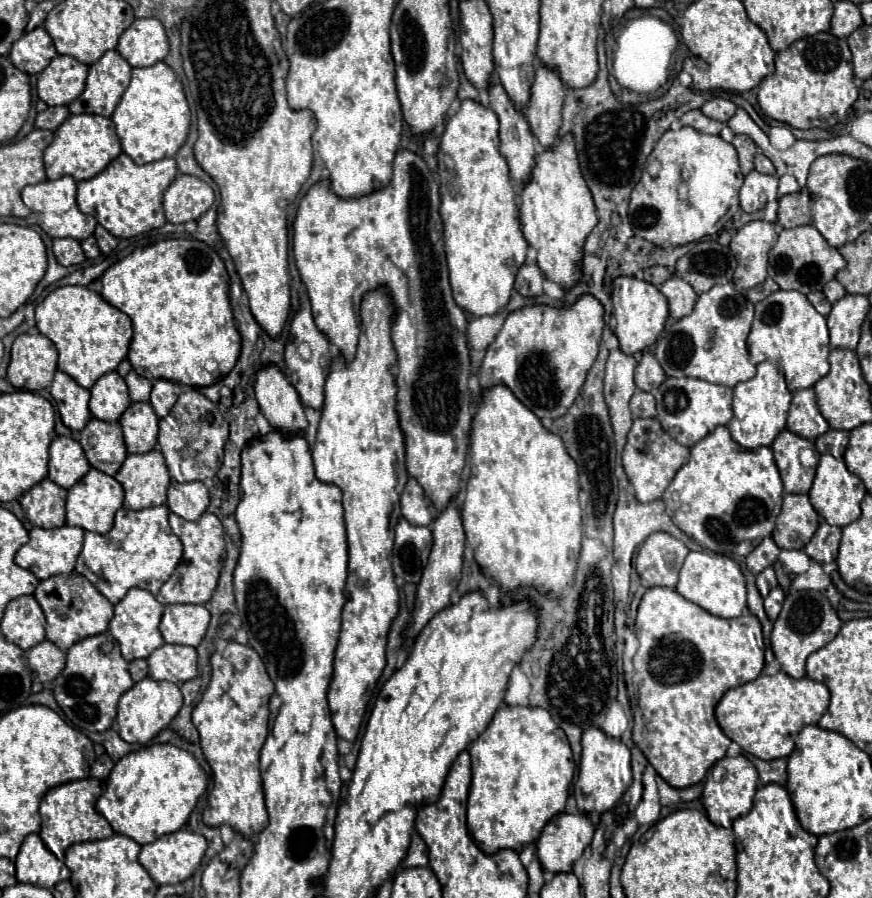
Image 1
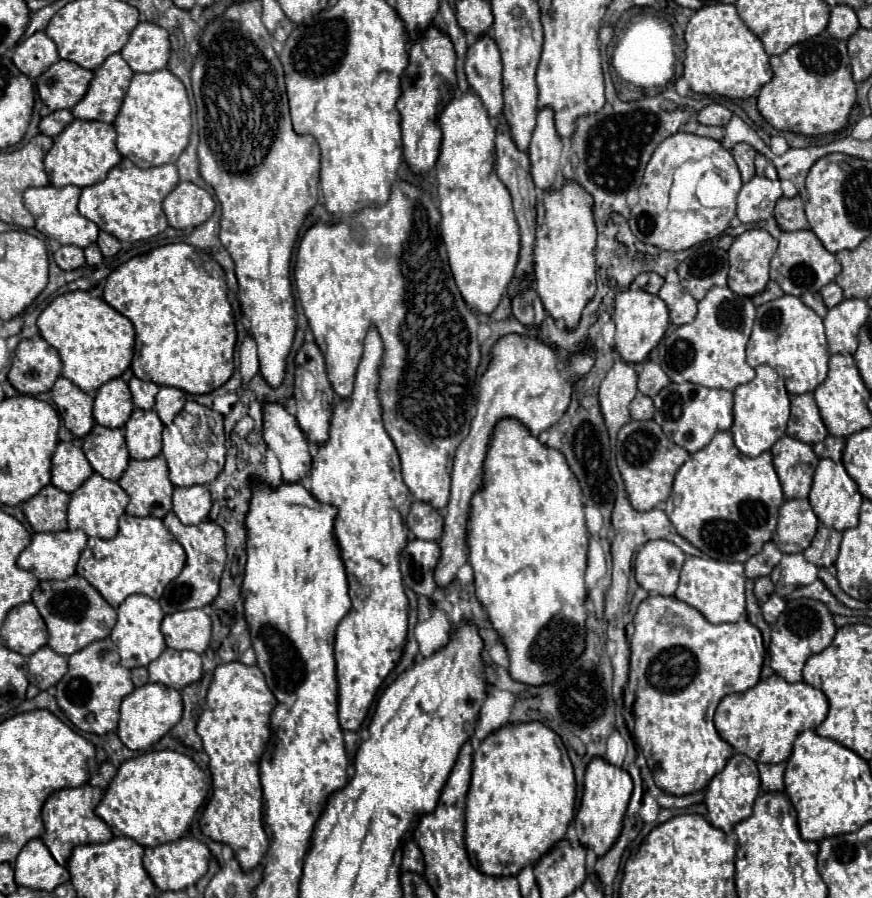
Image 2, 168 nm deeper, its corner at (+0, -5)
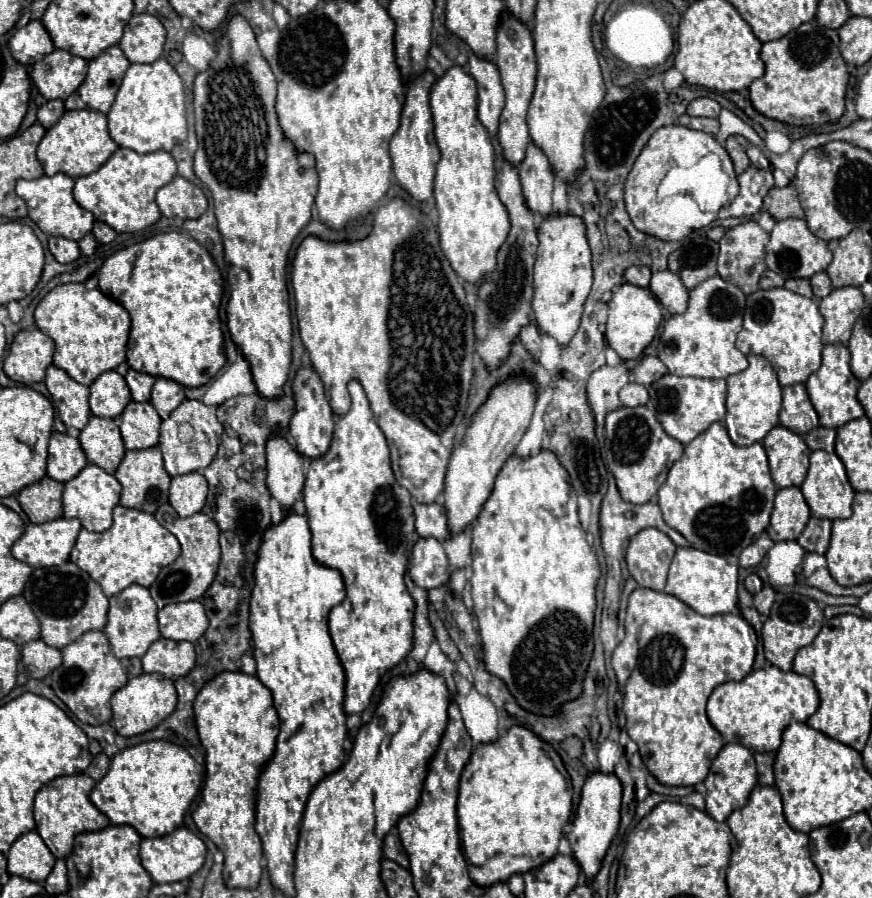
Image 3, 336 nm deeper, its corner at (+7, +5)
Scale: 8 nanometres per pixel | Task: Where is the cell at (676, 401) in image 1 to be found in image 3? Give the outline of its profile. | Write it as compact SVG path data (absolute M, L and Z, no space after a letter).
M664 374L660 380L648 386L650 408L658 422L664 426L666 434L680 440L682 444L692 442L700 432L704 432L712 422L720 422L726 416L726 380L706 380L706 378L680 378L674 374Z

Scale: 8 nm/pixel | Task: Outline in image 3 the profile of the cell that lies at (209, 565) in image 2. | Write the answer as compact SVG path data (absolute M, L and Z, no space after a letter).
M162 504L156 510L156 520L178 538L178 542L182 544L182 554L170 566L162 568L160 576L150 586L150 594L152 594L154 602L158 604L158 608L162 608L172 602L186 602L186 600L200 598L212 584L218 562L220 562L220 544L218 544L220 530L218 530L216 522L202 512L188 516L188 518L180 518L170 504Z

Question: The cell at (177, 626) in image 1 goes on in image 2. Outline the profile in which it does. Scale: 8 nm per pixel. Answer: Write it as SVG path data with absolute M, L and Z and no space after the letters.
M203 610L173 612L163 618L161 632L165 636L165 650L193 650L202 656L211 640L211 618Z

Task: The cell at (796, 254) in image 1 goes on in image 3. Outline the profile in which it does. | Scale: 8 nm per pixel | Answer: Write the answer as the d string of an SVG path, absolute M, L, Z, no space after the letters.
M786 218L786 220L776 222L776 226L770 234L770 242L766 246L766 266L770 270L780 274L784 280L788 280L788 278L810 278L818 272L824 272L830 262L832 262L832 252L828 250L828 242L814 236L808 230L806 220Z

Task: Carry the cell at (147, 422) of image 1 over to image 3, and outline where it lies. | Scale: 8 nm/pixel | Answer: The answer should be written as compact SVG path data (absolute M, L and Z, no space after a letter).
M130 402L120 414L120 432L126 450L142 450L158 444L160 416L150 402Z

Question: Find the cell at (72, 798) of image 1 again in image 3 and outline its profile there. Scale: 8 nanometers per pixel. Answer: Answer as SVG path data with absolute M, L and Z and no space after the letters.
M74 774L74 776L54 778L46 786L42 786L40 792L36 794L36 800L34 800L36 830L56 858L66 858L72 852L72 840L76 834L102 830L110 824L110 820L88 798L94 786L96 782L90 776Z

